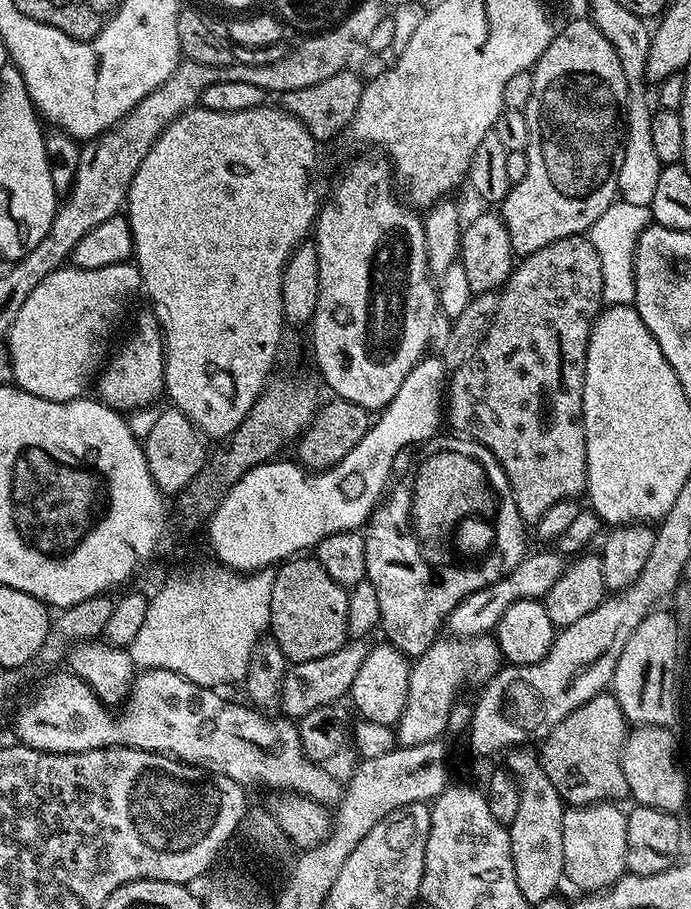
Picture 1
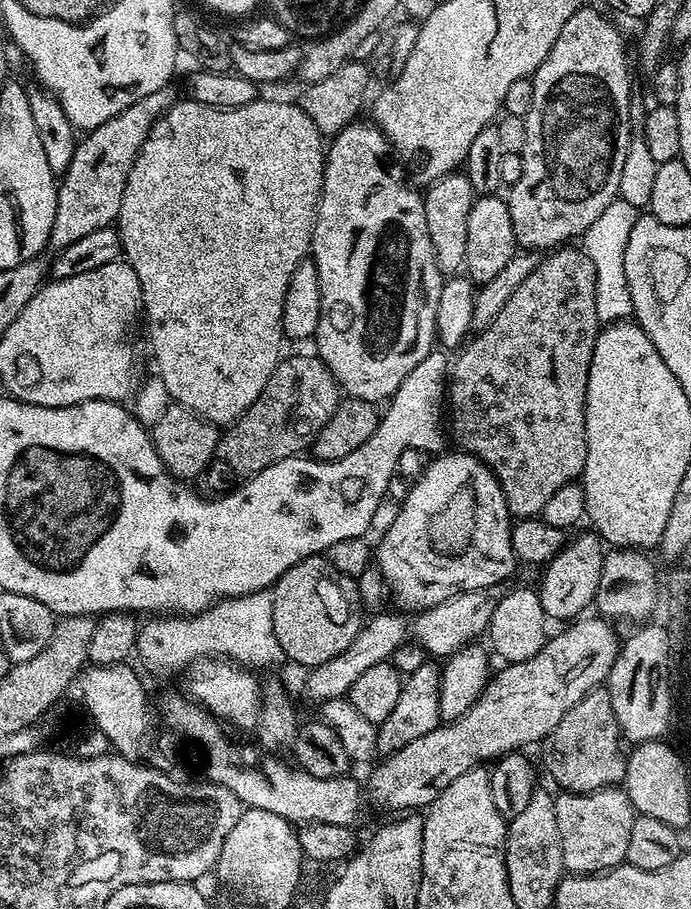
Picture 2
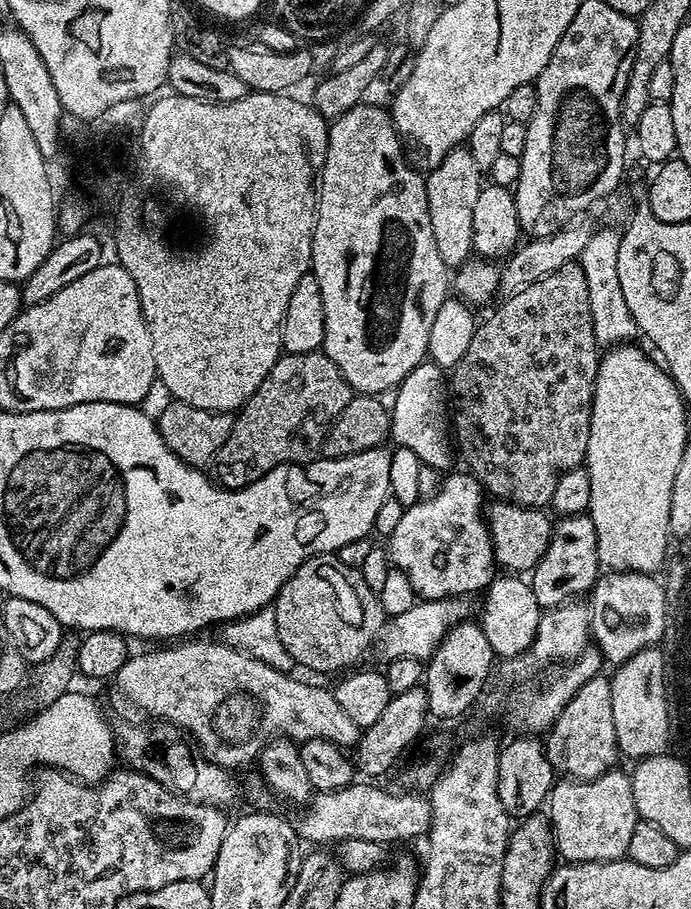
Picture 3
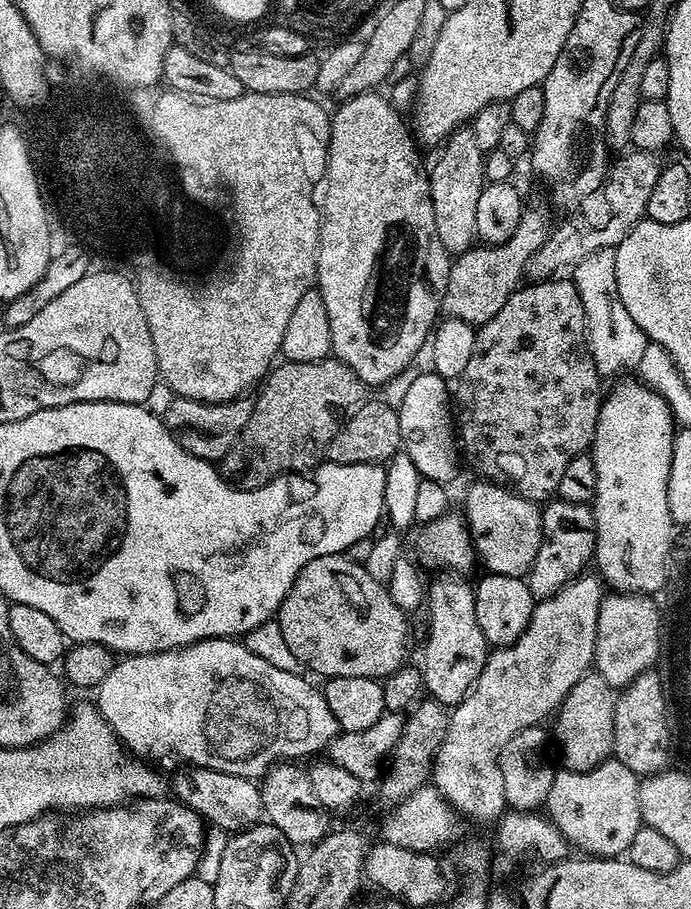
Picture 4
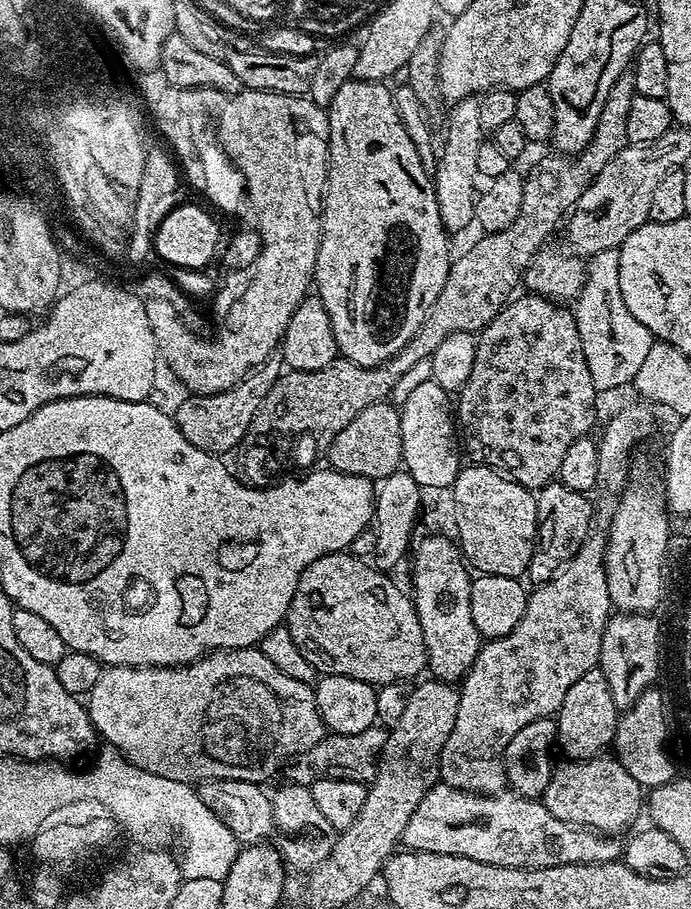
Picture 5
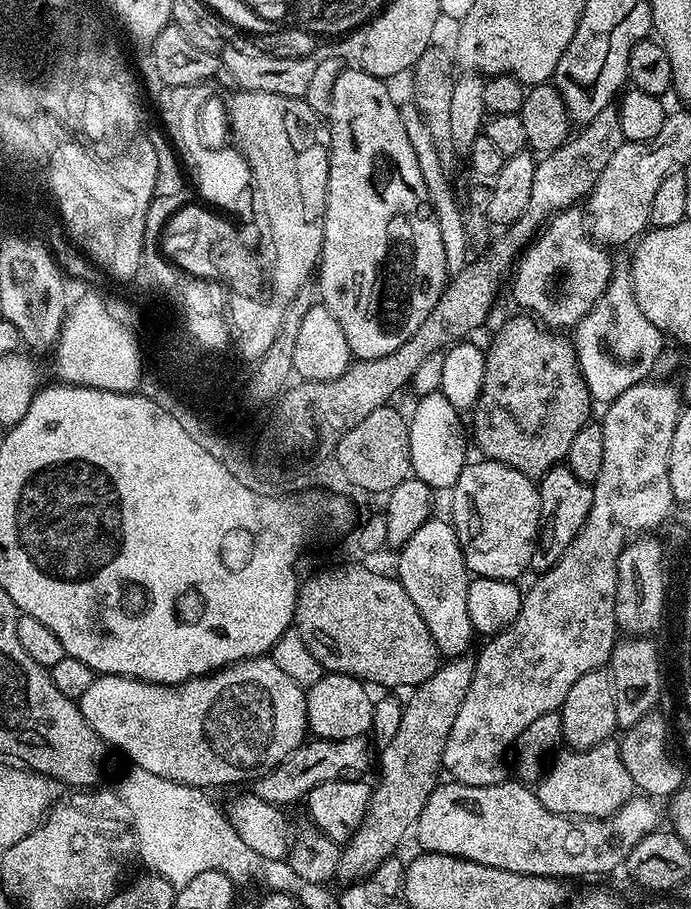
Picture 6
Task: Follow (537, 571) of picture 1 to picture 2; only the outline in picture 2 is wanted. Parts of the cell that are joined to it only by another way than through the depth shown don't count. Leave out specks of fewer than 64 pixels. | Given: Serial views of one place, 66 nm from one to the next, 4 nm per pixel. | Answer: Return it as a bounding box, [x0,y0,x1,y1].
[412,584,505,658]

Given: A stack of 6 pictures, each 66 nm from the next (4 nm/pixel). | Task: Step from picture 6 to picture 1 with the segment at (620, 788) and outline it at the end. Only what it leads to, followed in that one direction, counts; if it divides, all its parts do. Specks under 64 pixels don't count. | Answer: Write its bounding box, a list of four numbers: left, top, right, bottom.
[562,802,628,893]

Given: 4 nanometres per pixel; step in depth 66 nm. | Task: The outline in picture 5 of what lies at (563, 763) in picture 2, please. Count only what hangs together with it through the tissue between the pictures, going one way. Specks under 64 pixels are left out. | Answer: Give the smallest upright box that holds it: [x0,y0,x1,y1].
[555,667,618,760]

